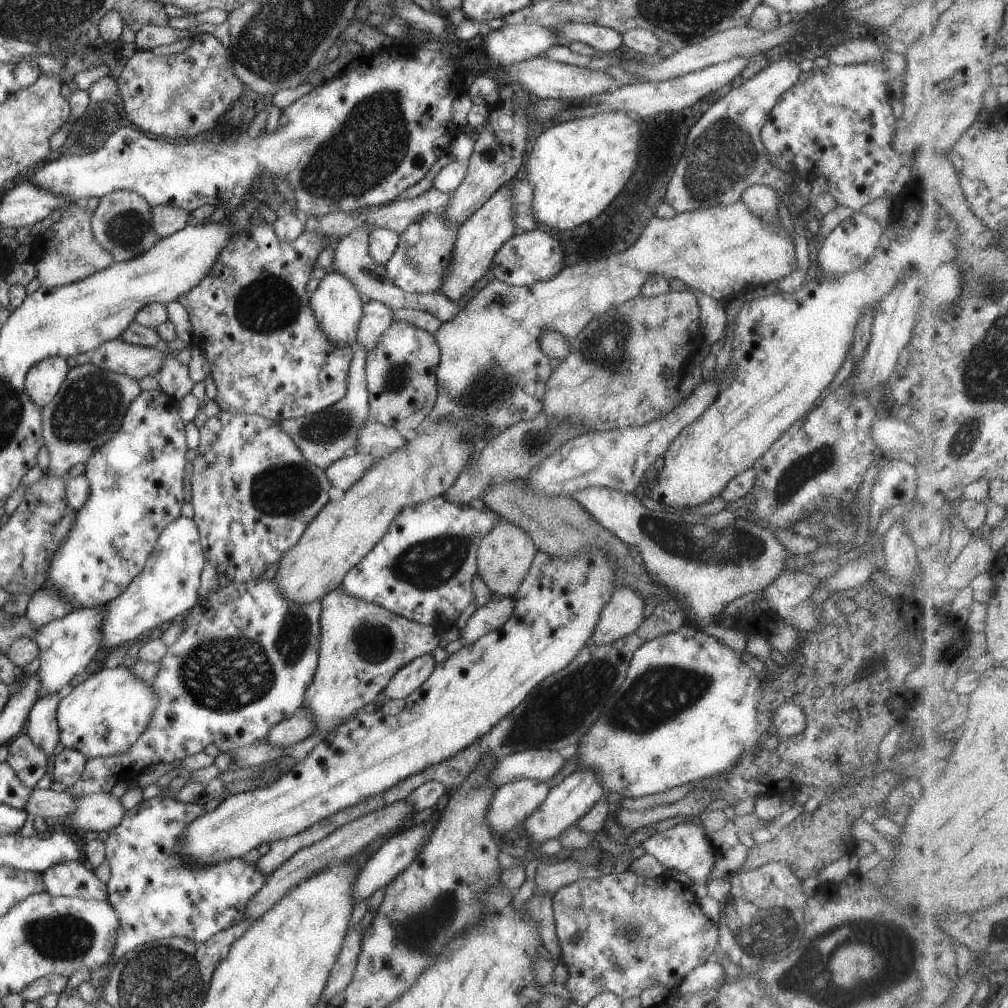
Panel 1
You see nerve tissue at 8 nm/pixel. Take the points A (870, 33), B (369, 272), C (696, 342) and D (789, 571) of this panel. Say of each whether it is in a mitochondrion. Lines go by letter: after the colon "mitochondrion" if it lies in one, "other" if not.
A: other
B: mitochondrion
C: other
D: other

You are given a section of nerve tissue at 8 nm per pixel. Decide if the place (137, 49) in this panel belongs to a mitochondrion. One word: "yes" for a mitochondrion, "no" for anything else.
no

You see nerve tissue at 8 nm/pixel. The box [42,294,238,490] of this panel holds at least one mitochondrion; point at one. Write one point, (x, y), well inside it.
(89, 408)

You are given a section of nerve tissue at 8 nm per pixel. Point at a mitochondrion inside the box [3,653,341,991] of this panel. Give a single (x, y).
(66, 939)

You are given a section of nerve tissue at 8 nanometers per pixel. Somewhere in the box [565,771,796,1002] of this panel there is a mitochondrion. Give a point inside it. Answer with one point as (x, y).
(630, 936)

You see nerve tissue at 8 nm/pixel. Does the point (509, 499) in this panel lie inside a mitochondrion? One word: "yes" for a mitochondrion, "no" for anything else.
no

